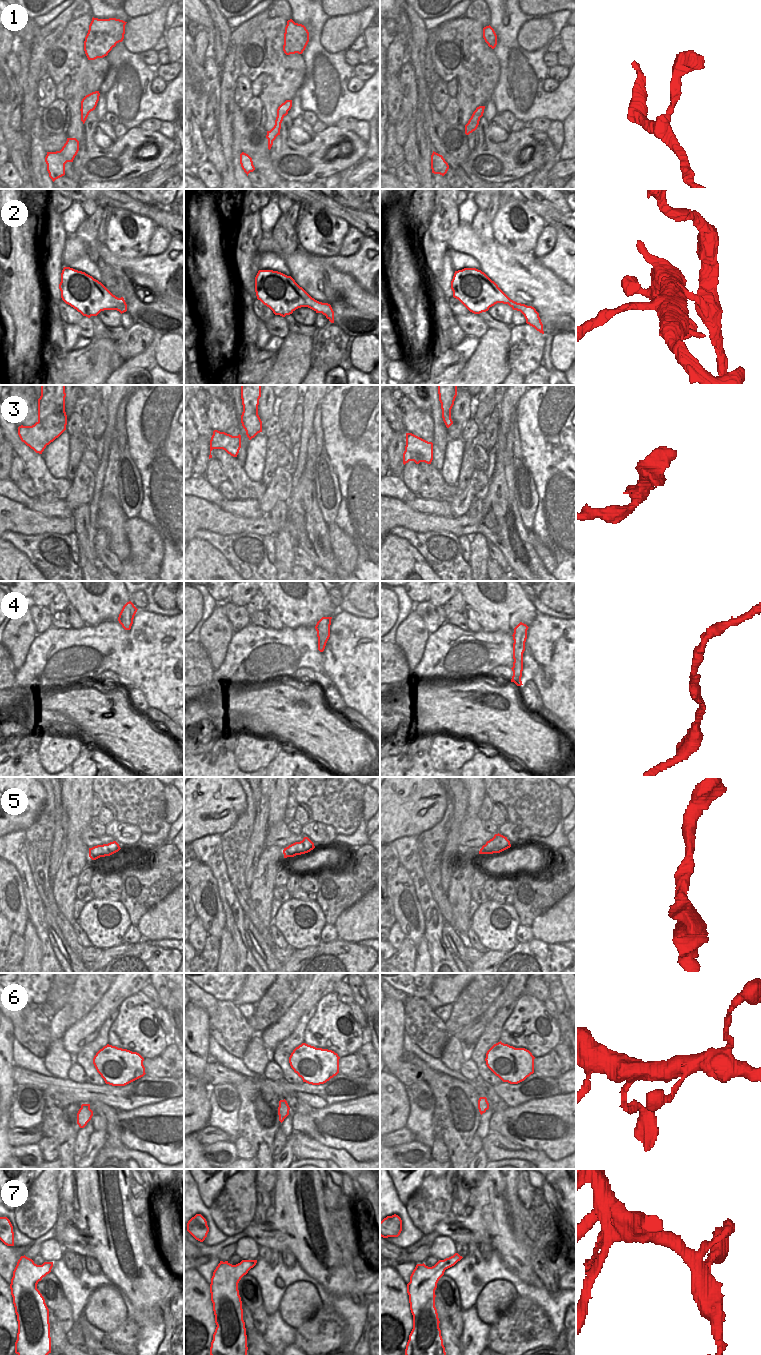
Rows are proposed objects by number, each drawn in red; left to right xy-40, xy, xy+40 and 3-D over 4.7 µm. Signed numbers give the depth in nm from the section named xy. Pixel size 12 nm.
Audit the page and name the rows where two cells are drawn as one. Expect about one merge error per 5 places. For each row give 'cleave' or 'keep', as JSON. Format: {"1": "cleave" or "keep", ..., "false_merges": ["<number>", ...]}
{"1": "keep", "2": "cleave", "3": "keep", "4": "keep", "5": "keep", "6": "keep", "7": "keep", "false_merges": ["2"]}

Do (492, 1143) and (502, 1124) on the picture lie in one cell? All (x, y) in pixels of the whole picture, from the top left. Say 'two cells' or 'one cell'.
two cells

